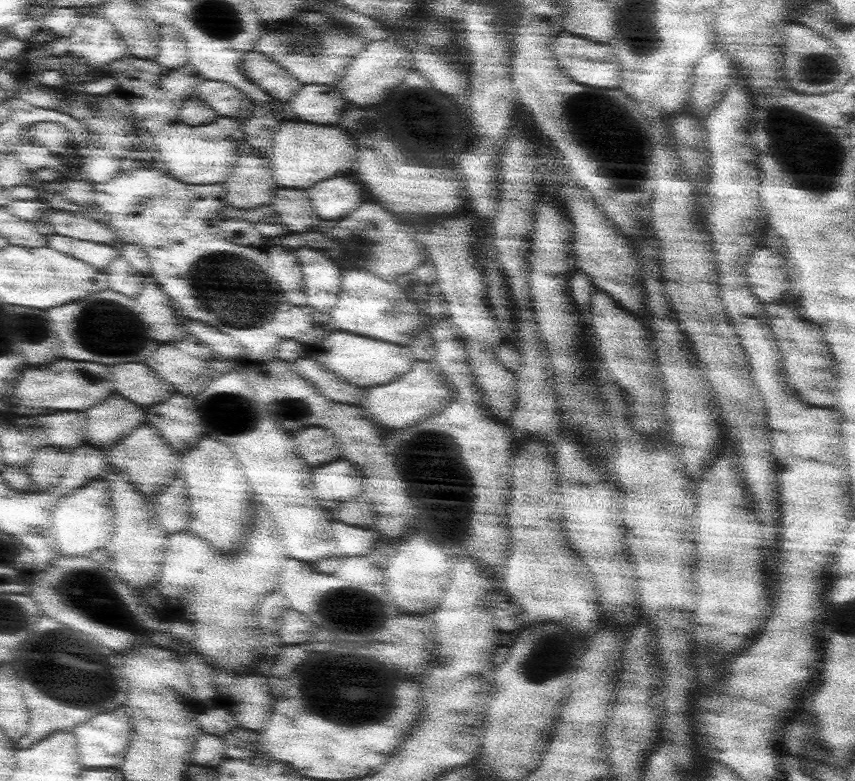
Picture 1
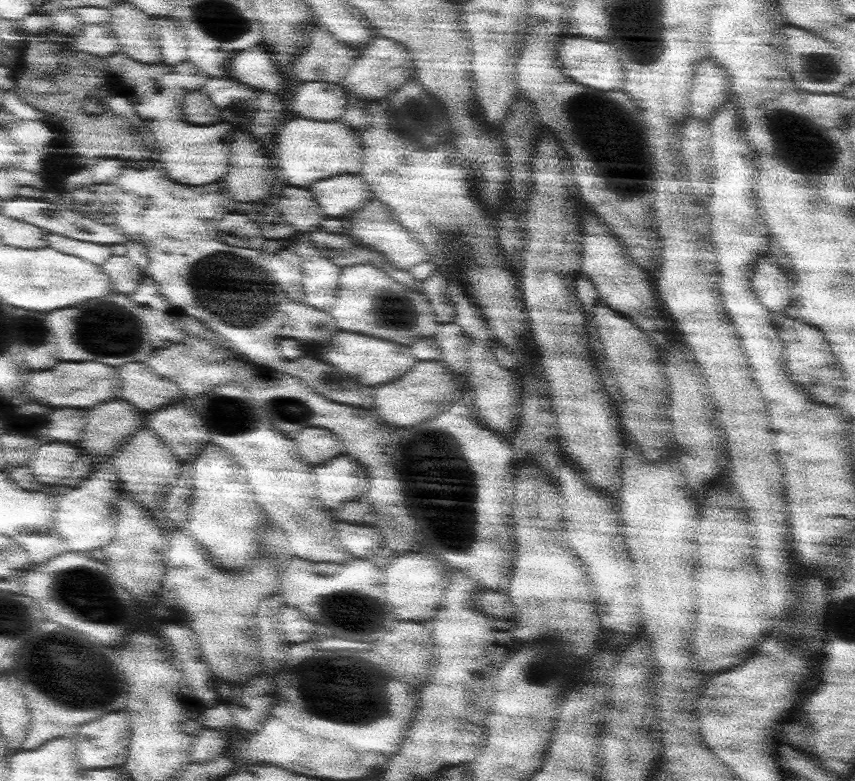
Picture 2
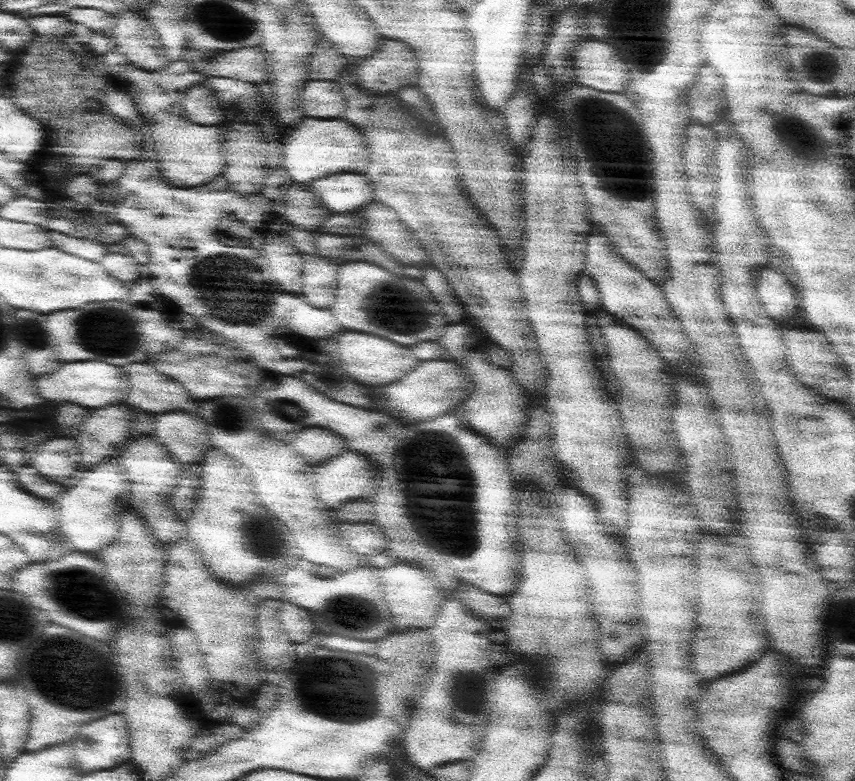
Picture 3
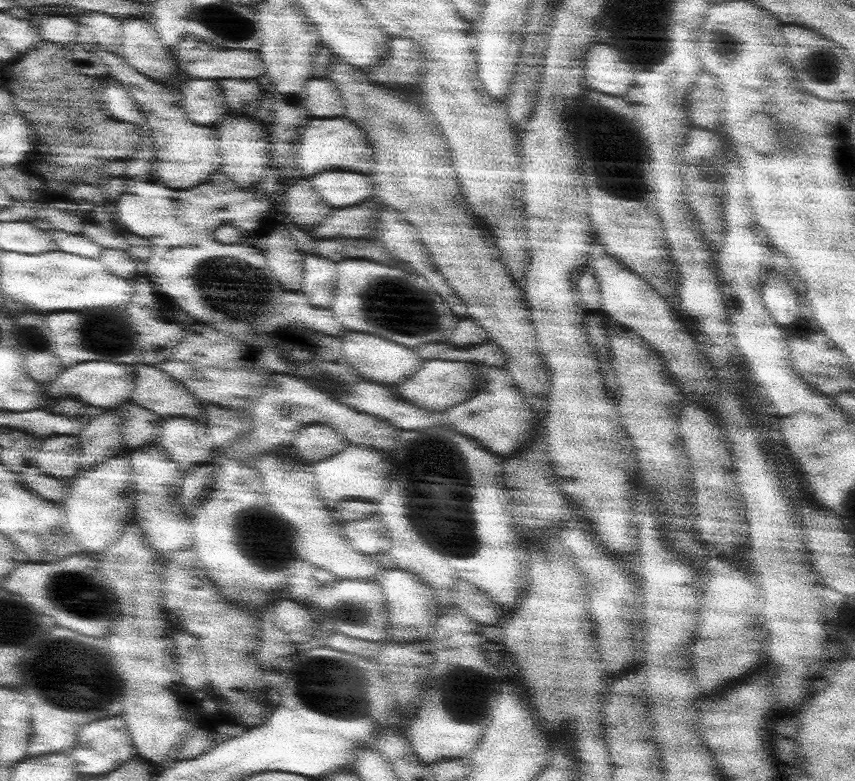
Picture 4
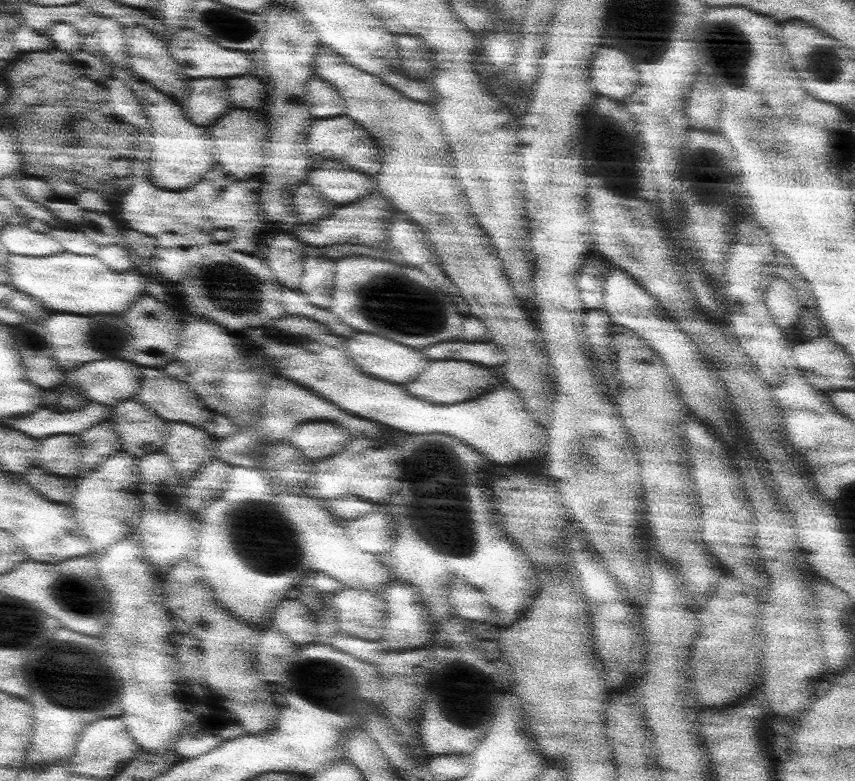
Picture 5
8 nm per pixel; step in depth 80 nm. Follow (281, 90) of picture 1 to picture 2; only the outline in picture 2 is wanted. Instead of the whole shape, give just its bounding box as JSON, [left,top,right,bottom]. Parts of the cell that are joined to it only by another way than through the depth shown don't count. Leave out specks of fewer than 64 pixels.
[226,47,285,94]

